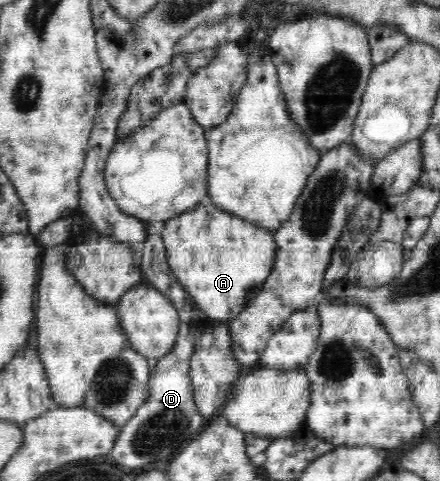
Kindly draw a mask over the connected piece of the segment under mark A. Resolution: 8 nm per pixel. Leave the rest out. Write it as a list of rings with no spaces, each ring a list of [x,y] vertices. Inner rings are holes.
[[[209,200],[165,221],[161,238],[174,276],[193,296],[202,315],[216,323],[232,319],[246,308],[248,296],[264,286],[276,262],[273,232],[222,211]]]

